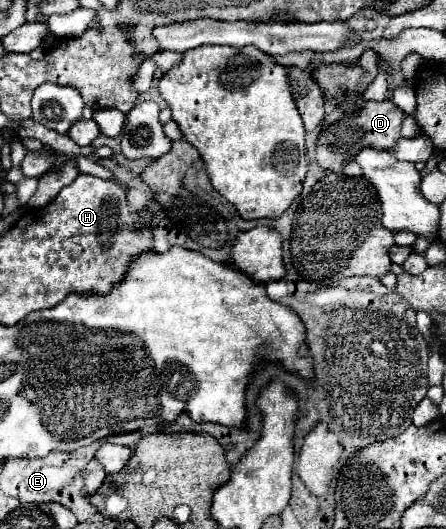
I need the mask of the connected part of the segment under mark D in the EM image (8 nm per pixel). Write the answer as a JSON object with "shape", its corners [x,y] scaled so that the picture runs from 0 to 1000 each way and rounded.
{"shape":[[[872,187],[818,191],[814,202],[805,206],[805,217],[791,217],[791,221],[769,217],[760,229],[751,229],[747,236],[738,236],[729,248],[715,251],[711,285],[706,285],[711,308],[733,323],[765,323],[765,308],[791,301],[791,293],[796,293],[796,285],[805,285],[805,278],[818,278],[818,274],[836,274],[850,282],[886,278],[890,267],[899,263],[904,217],[908,214],[890,198],[881,198],[881,191],[872,191]]]}

